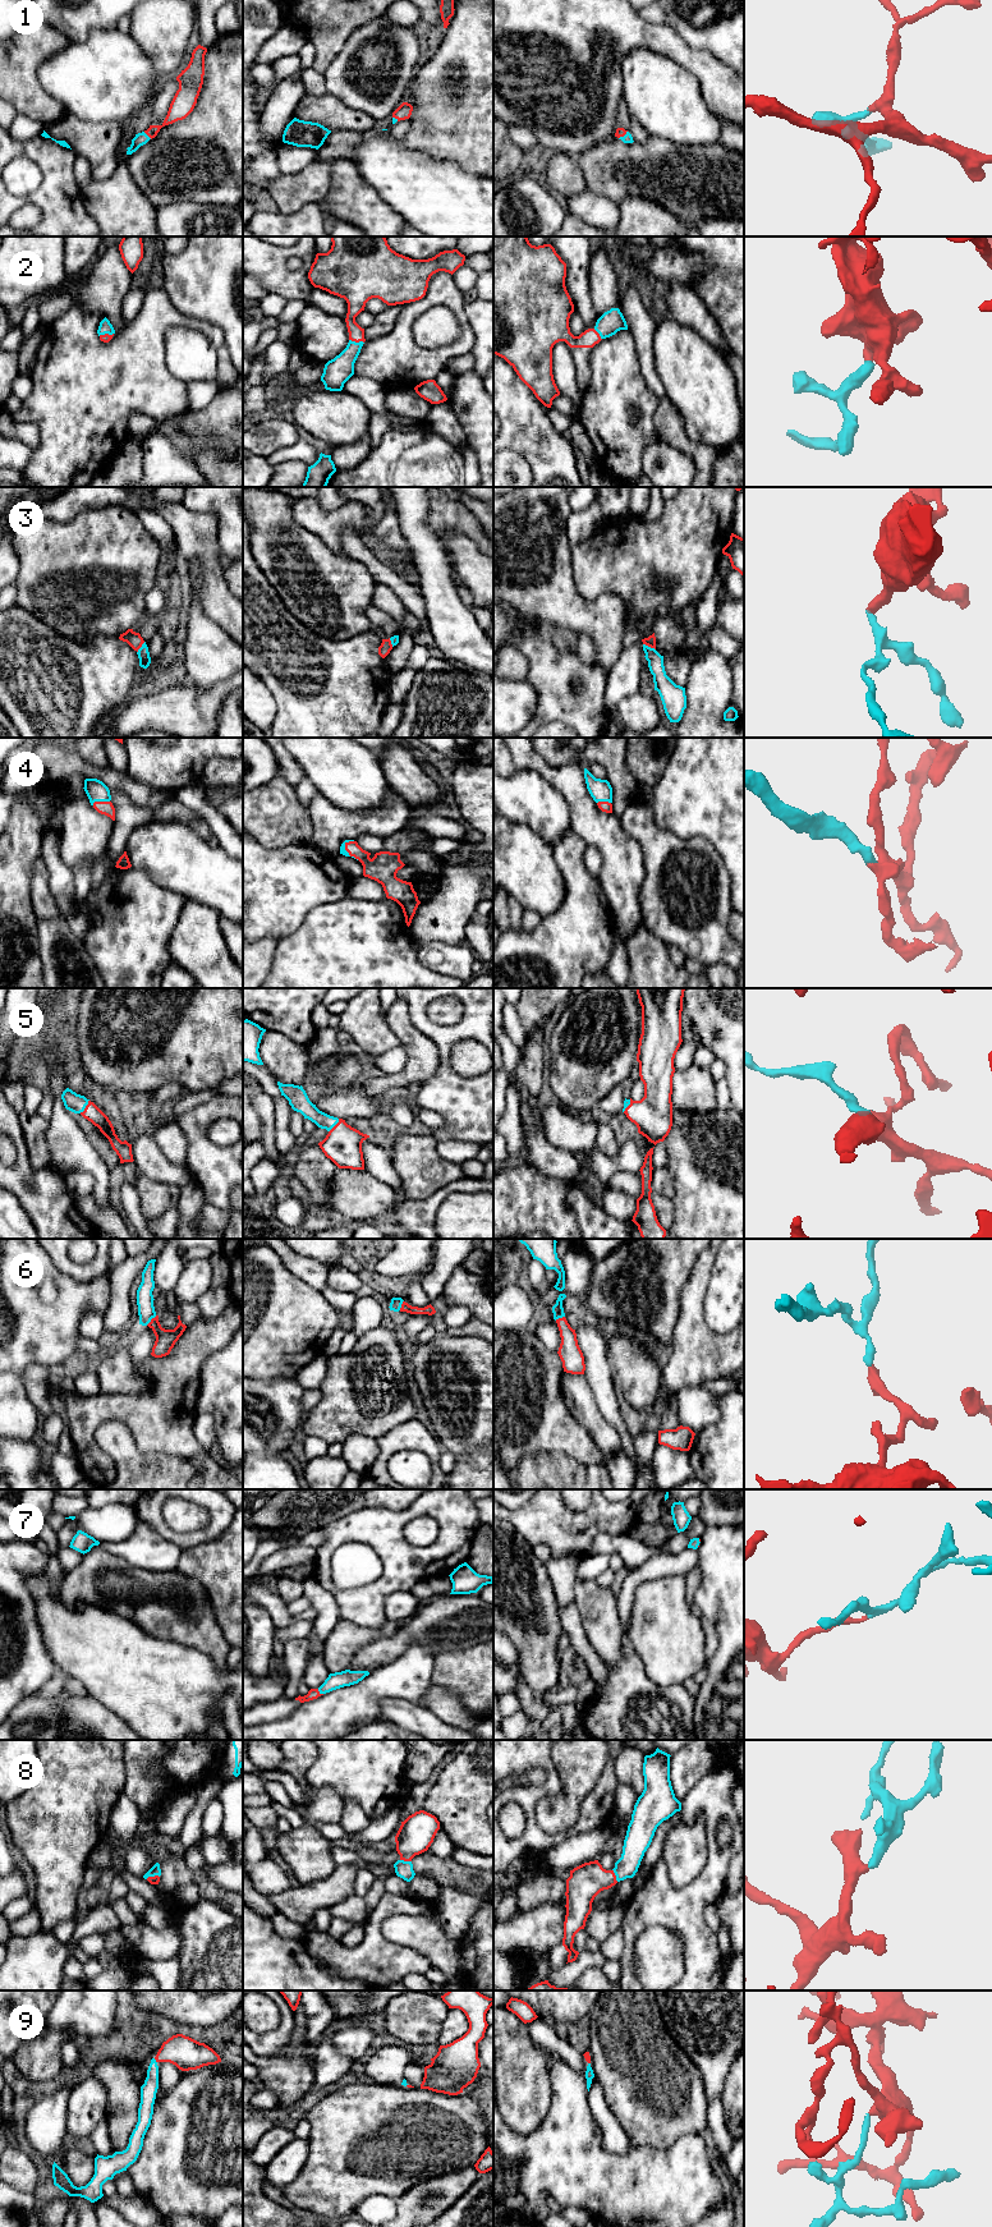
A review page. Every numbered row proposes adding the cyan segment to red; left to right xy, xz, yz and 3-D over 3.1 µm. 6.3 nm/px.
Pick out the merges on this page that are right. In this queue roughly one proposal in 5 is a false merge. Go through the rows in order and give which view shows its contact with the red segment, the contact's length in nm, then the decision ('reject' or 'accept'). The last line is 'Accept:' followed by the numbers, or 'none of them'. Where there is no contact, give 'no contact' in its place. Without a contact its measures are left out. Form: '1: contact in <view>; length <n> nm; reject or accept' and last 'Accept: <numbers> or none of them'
1: contact in xy; length 70 nm; accept
2: contact in xz; length 100 nm; accept
3: contact in yz; length 90 nm; reject
4: contact in xy; length 110 nm; accept
5: contact in xy; length 110 nm; accept
6: contact in xy; length 90 nm; accept
7: contact in xz; length 50 nm; accept
8: contact in yz; length 90 nm; accept
9: contact in xy; length 40 nm; accept
Accept: 1, 2, 4, 5, 6, 7, 8, 9

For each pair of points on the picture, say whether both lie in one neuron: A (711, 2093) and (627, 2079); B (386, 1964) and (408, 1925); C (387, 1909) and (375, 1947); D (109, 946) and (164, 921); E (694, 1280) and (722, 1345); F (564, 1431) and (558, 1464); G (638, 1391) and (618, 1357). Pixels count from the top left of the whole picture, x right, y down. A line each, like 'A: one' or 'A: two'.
A: two
B: two
C: one
D: one
E: one
F: two
G: one

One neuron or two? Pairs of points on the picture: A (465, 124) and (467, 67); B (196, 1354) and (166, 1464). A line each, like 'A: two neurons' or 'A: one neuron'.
A: one neuron
B: two neurons

